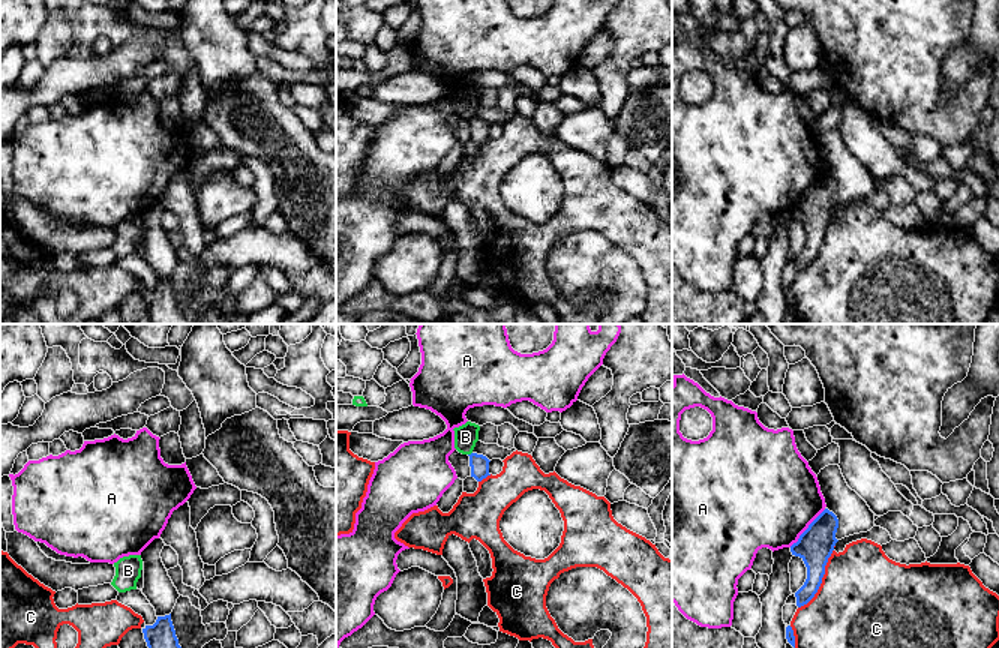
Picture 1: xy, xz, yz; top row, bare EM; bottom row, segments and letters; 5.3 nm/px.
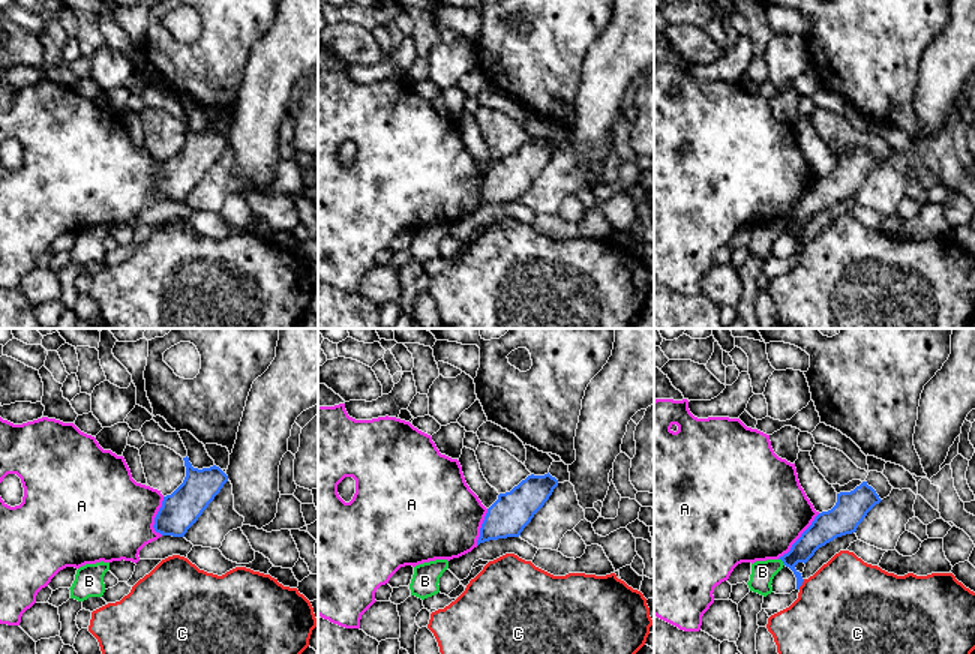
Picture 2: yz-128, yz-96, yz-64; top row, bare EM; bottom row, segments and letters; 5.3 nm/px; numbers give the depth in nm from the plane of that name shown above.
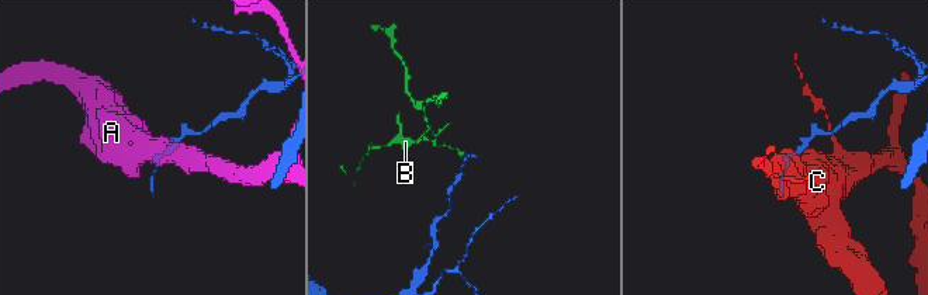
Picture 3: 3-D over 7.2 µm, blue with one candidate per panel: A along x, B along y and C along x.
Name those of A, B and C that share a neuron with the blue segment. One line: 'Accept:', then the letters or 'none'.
Accept: none

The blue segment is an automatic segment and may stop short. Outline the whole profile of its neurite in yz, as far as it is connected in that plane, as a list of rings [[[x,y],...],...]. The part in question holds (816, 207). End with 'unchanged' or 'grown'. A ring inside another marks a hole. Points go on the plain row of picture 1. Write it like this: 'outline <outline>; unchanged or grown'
outline [[[825,172],[790,210],[792,219],[800,220],[807,231],[807,243],[795,256],[798,272],[807,268],[822,248],[825,230],[838,206],[836,202],[837,192],[837,180]]]; unchanged

